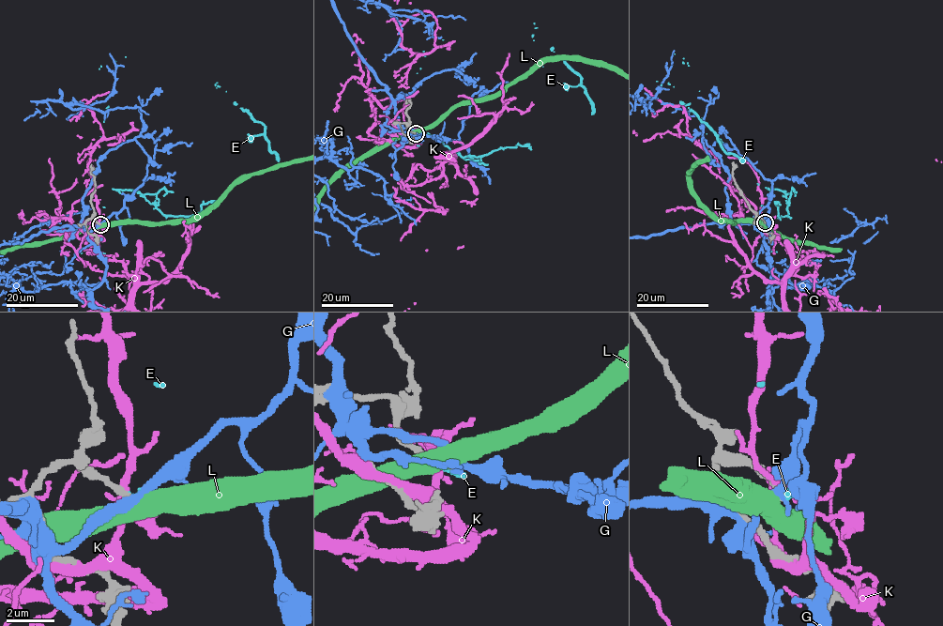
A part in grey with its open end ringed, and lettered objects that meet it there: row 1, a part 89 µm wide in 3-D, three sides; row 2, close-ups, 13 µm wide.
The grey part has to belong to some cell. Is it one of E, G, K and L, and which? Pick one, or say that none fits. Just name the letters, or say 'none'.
none

